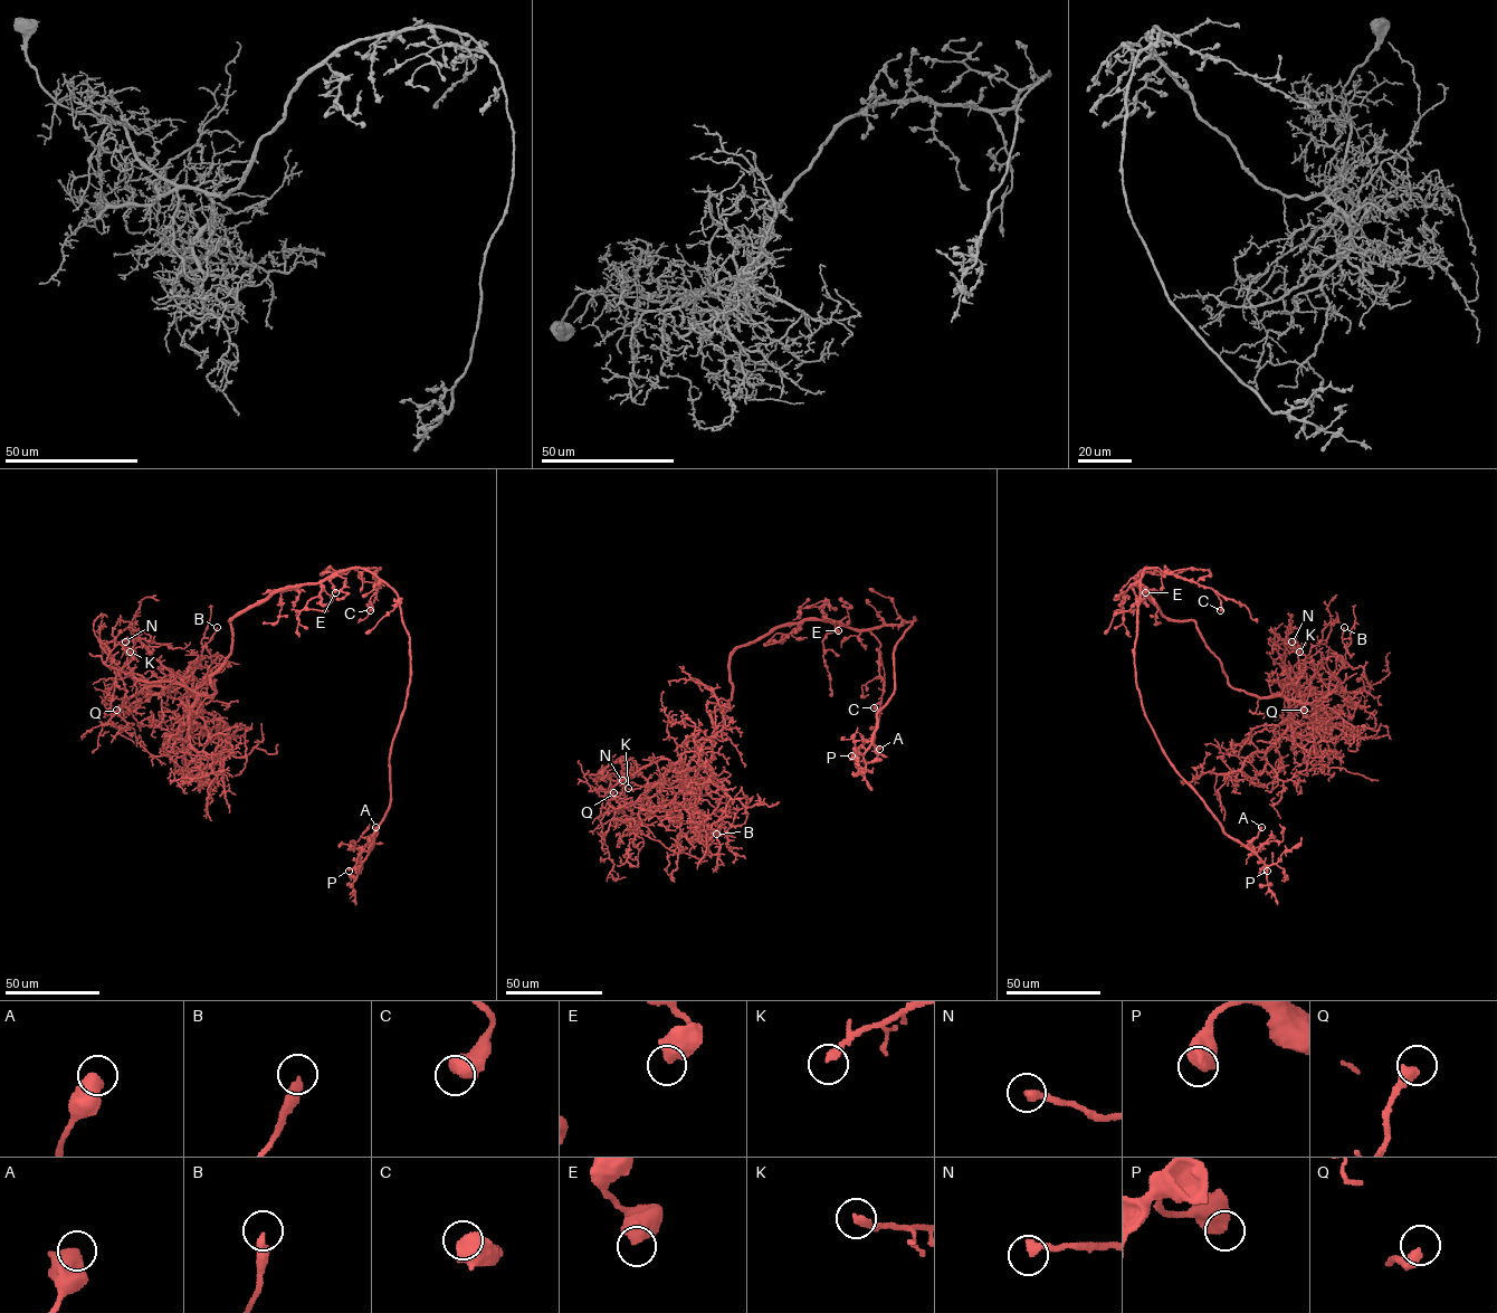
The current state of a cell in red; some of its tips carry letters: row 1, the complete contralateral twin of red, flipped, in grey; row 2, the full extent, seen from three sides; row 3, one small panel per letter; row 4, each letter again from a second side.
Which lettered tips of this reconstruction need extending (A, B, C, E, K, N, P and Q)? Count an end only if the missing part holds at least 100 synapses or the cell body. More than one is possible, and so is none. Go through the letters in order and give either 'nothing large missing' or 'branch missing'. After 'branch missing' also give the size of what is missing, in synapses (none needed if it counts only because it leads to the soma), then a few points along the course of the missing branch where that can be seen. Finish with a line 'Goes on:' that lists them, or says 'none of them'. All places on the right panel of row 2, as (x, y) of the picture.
A: nothing large missing
B: nothing large missing
C: nothing large missing
E: nothing large missing
K: nothing large missing
N: nothing large missing
P: nothing large missing
Q: nothing large missing
Goes on: none of them

